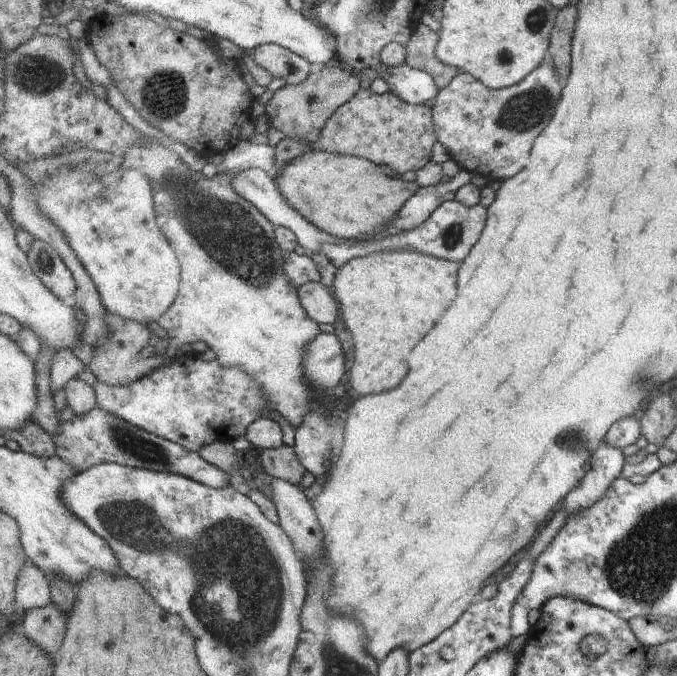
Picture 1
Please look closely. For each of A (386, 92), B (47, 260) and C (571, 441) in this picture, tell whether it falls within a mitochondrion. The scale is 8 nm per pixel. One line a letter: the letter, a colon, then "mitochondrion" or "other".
A: other
B: mitochondrion
C: mitochondrion

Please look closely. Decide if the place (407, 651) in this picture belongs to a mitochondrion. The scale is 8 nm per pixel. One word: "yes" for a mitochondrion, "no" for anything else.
no

